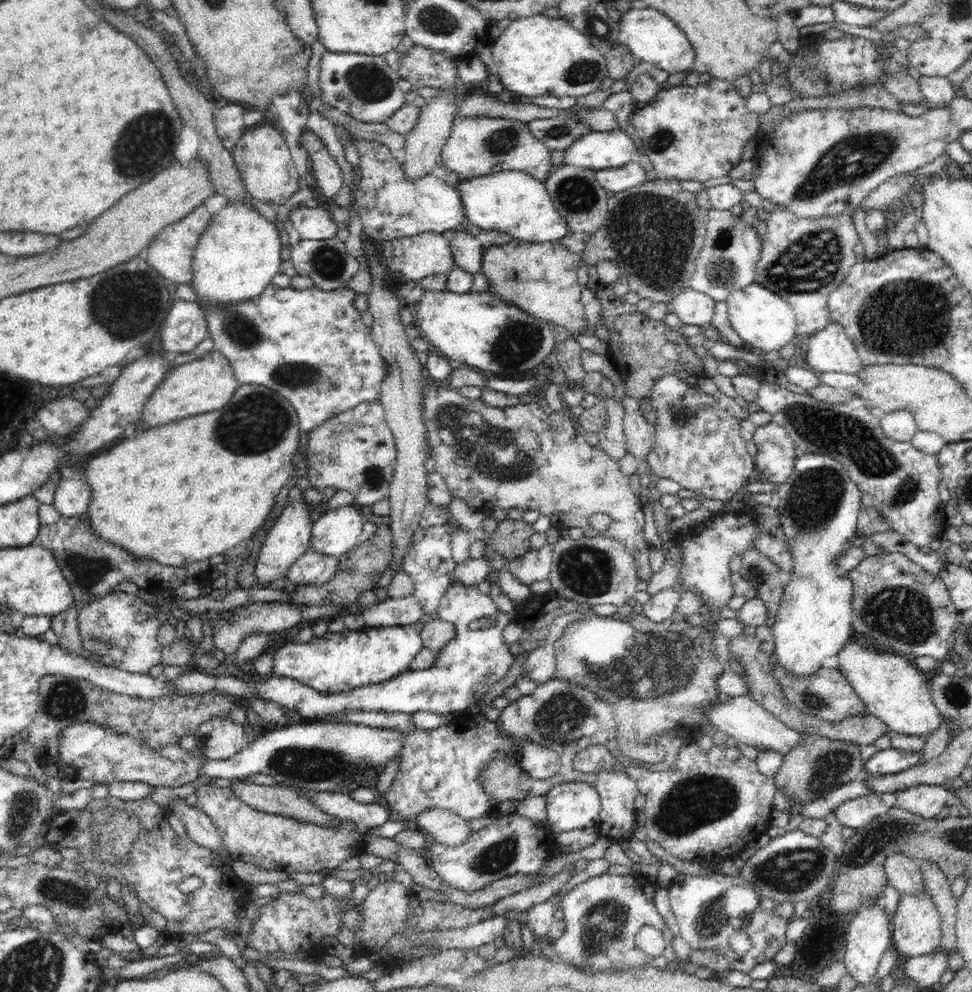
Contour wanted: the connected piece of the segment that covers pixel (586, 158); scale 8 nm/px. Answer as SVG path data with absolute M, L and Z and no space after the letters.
M624 130L589 132L565 149L563 162L593 171L620 168L636 158L636 144Z

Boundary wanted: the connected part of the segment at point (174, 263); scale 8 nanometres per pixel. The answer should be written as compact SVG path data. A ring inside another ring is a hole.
M202 203L197 206L188 216L182 220L169 224L158 233L158 236L146 248L148 256L146 262L160 273L162 279L178 282L177 284L190 283L193 277L192 263L196 246L198 246L202 232L208 228L208 224L212 222L212 216L208 208Z

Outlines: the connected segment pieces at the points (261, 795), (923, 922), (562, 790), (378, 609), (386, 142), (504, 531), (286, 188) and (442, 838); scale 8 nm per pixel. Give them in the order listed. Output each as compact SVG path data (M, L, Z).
M233 779L229 786L244 803L258 811L290 816L296 820L331 827L340 818L326 814L313 802L285 785L260 785L246 779Z
M924 888L920 894L901 894L896 914L890 918L893 926L891 942L903 957L927 956L940 950L941 916L937 911L932 894Z
M588 783L556 784L546 794L547 820L556 835L594 827L601 811L601 798Z
M412 595L401 598L387 598L363 609L367 627L400 627L419 622L423 615L418 599Z
M328 104L314 107L312 110L319 111L335 125L344 126L351 135L364 141L376 141L390 149L397 151L405 149L407 136L396 133L385 122L364 123L350 117L345 112L340 112Z
M506 519L498 523L493 533L493 548L504 558L520 558L530 550L530 536L534 534L531 524L522 519Z
M268 122L256 126L254 130L243 131L243 134L233 147L233 159L240 172L242 183L246 186L247 194L251 194L256 202L268 202L275 207L284 204L300 186L300 172L294 167L290 148L286 143L283 132L278 131L276 125Z
M424 808L415 818L419 830L423 831L430 841L440 842L449 847L460 846L472 834L468 821L455 812L443 808Z

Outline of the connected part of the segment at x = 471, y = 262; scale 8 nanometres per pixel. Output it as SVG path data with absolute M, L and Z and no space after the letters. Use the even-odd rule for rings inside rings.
M464 227L457 229L450 241L454 264L472 275L481 270L481 256L484 246L474 235L466 233Z

